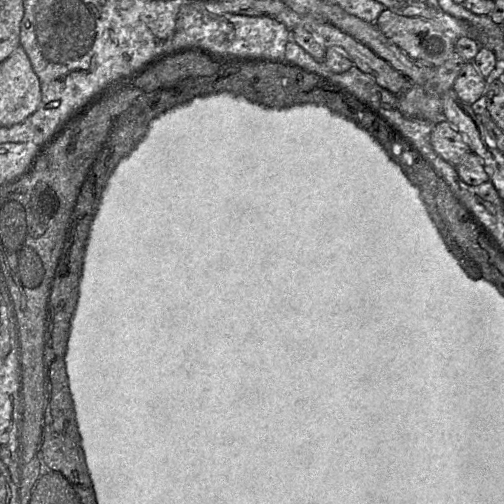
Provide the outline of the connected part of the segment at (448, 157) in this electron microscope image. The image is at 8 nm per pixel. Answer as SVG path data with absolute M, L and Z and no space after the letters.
M446 120L435 123L431 145L438 155L455 166L470 153L470 147L462 134Z

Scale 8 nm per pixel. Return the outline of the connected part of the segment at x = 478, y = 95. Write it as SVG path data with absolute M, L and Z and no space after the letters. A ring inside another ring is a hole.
M466 62L453 84L452 91L458 99L467 104L480 105L486 86L487 80L476 66L471 62Z

